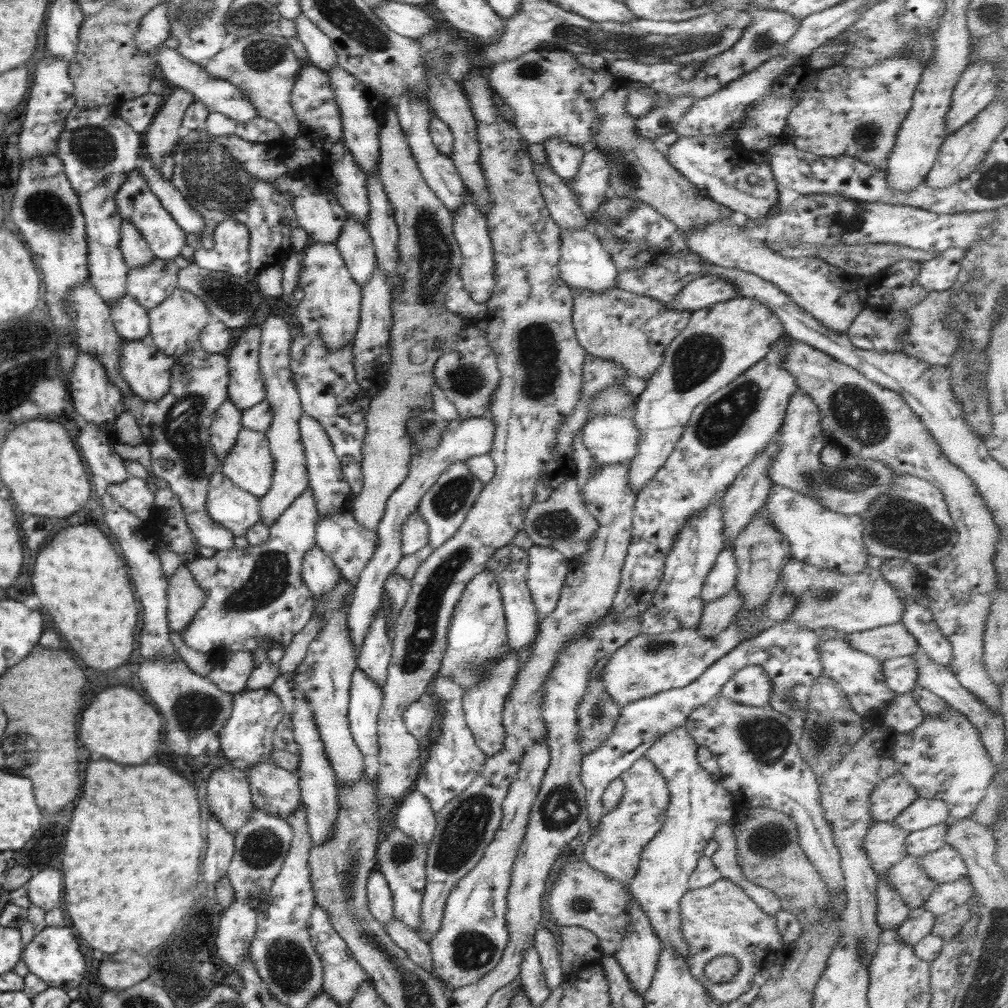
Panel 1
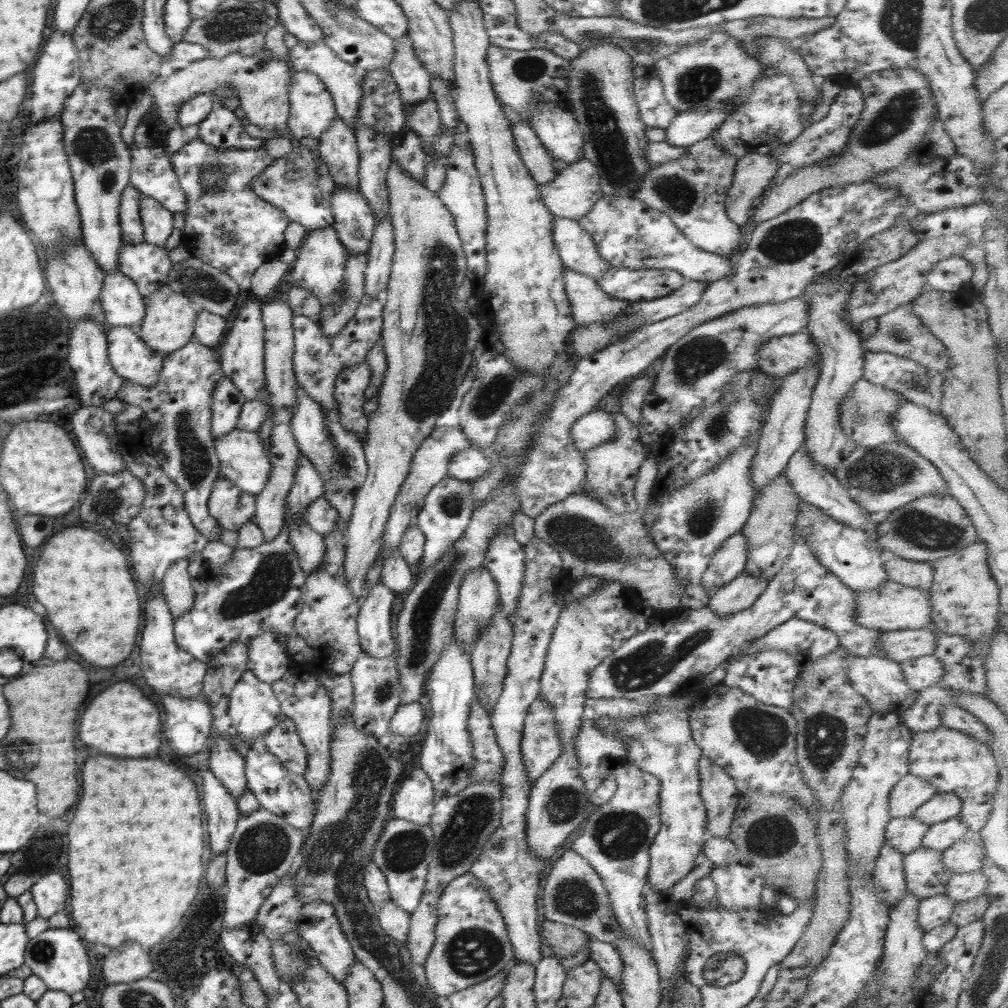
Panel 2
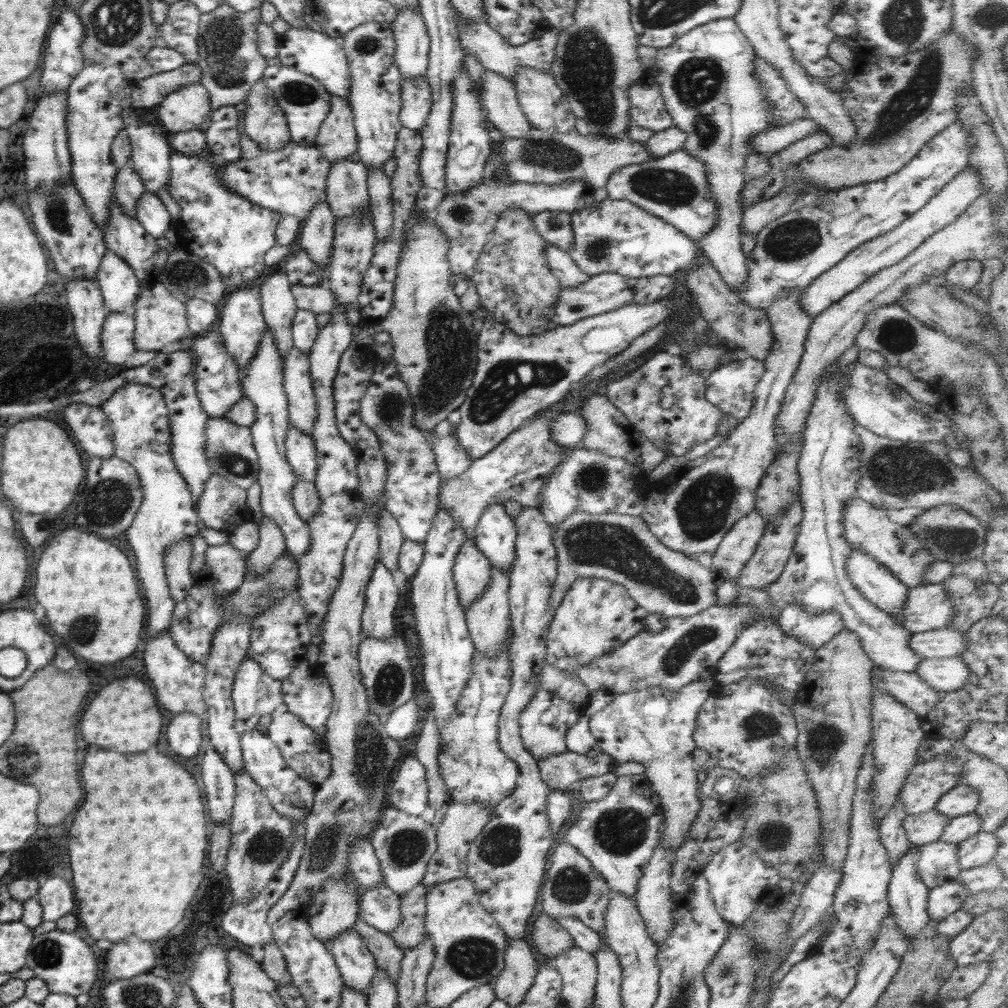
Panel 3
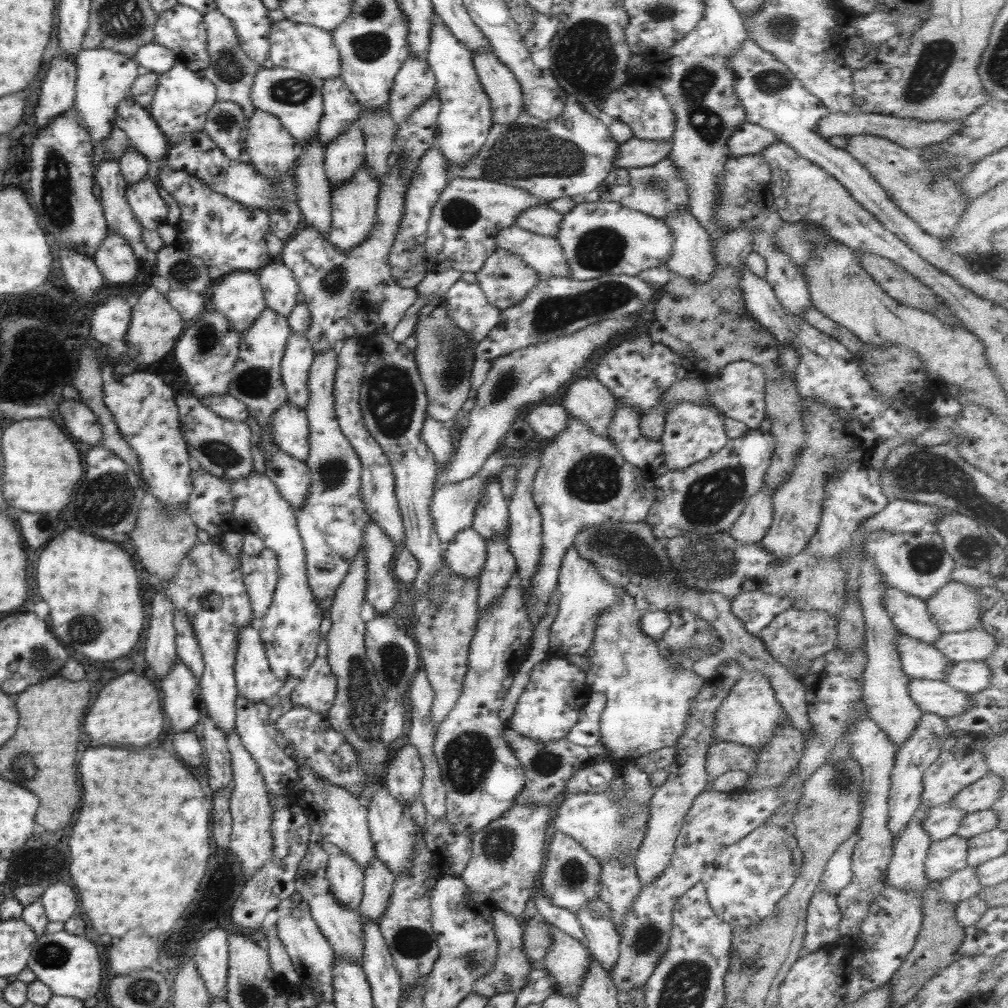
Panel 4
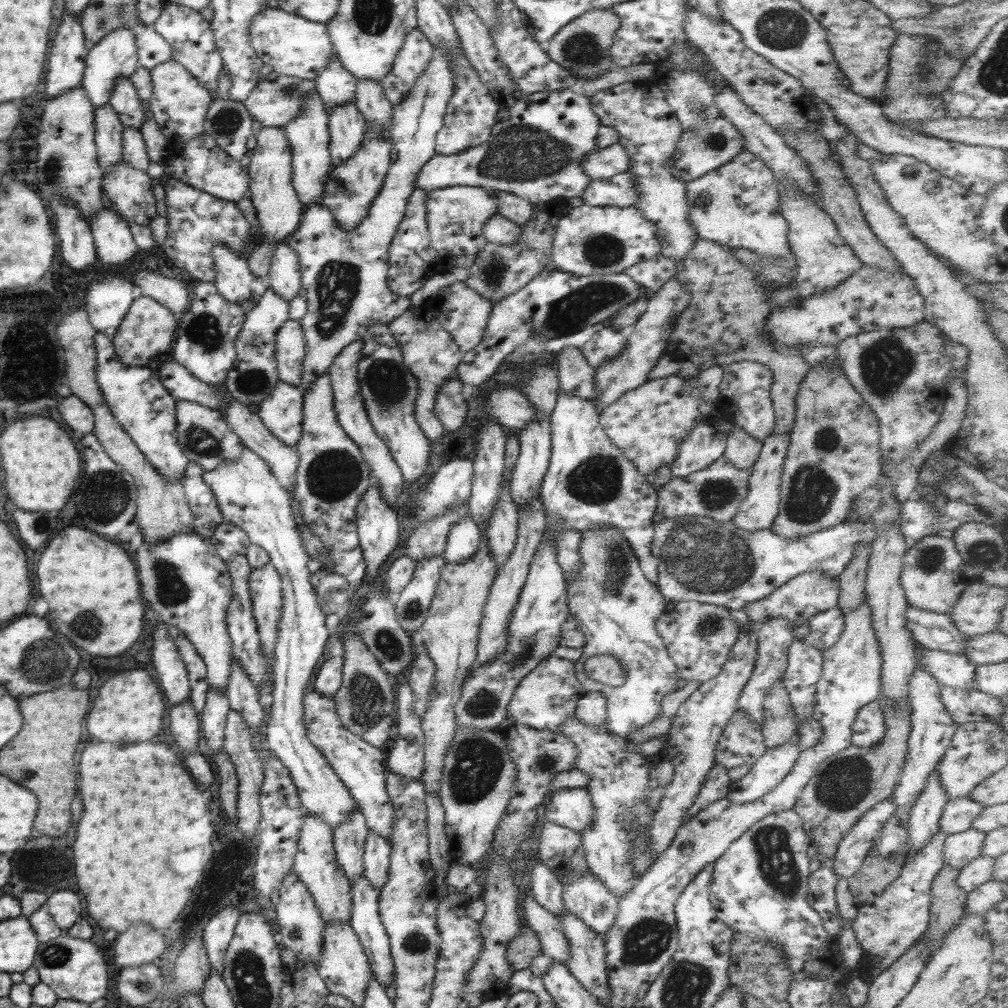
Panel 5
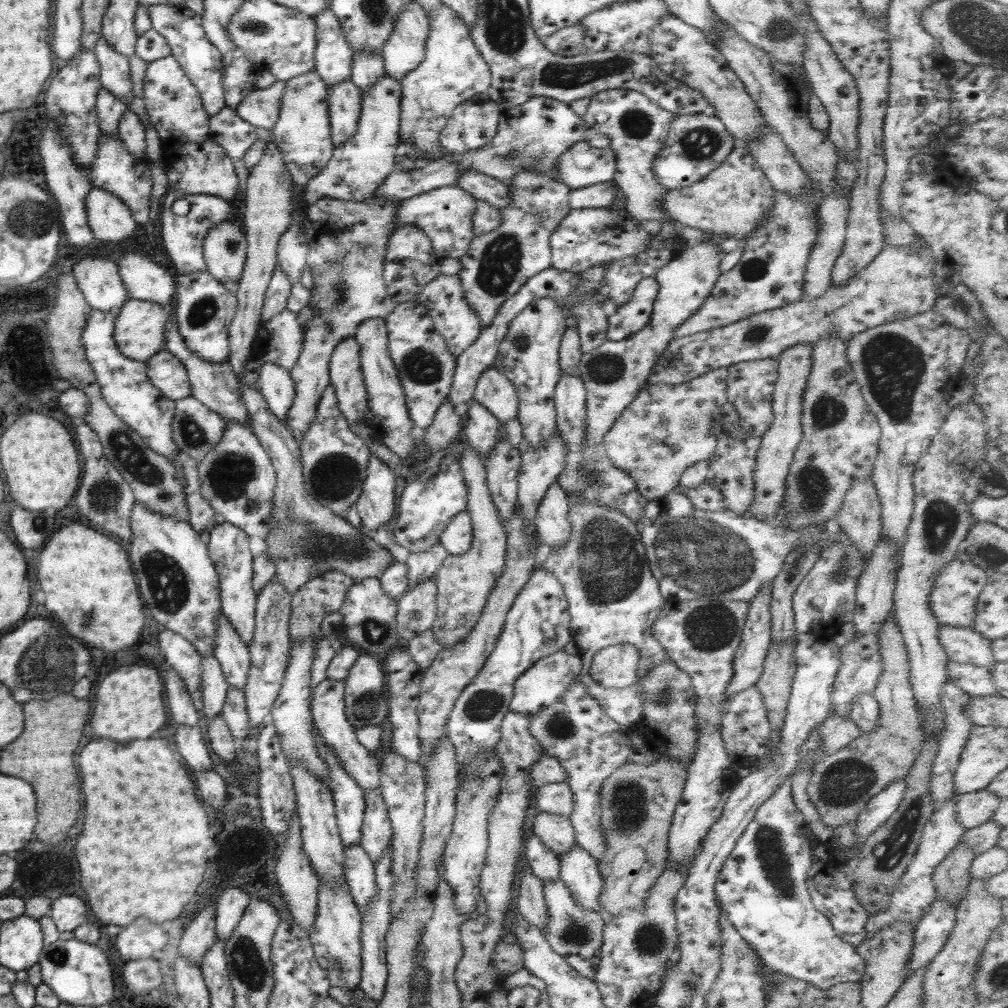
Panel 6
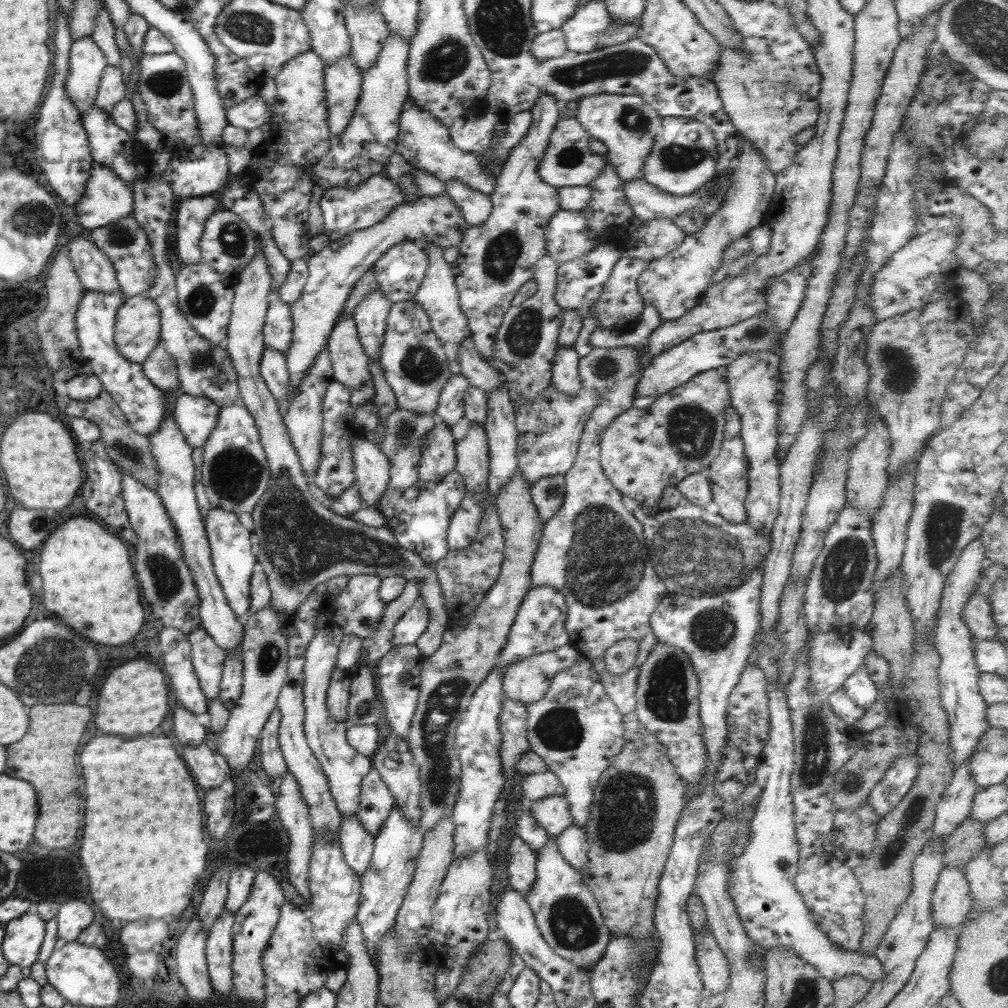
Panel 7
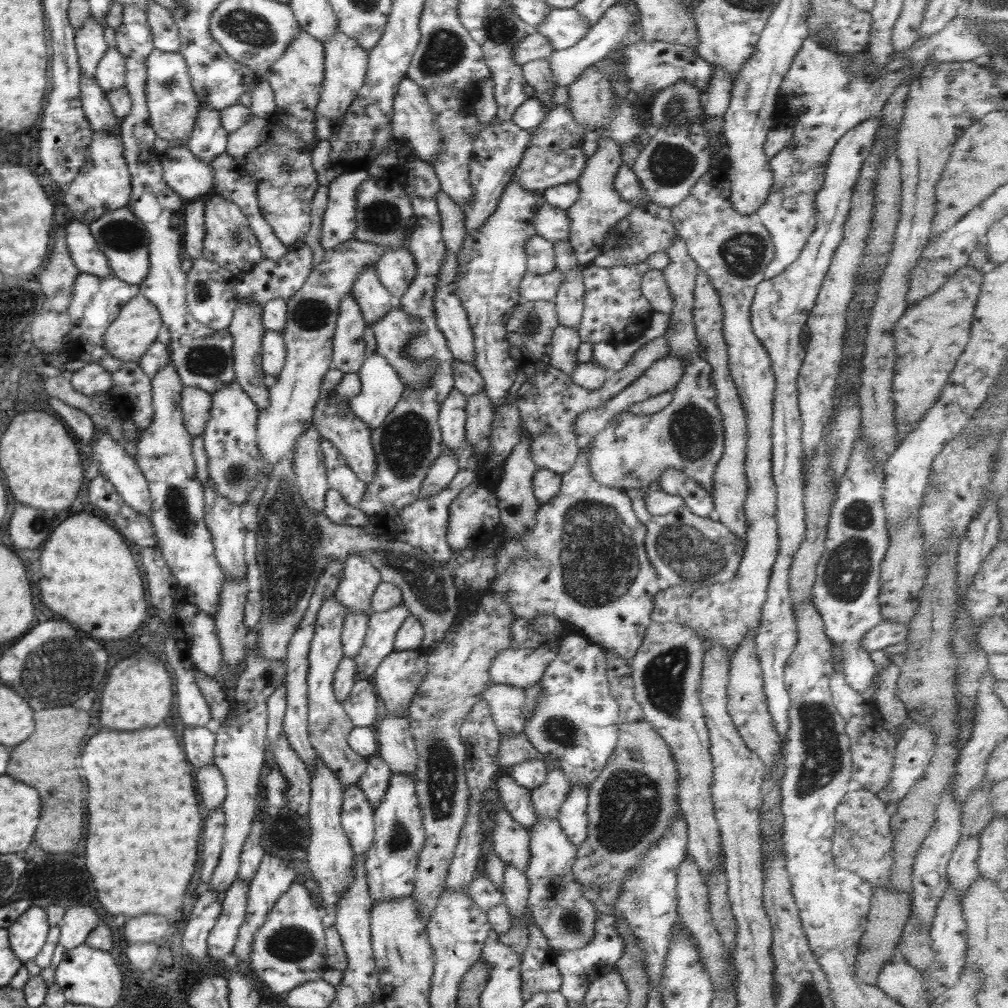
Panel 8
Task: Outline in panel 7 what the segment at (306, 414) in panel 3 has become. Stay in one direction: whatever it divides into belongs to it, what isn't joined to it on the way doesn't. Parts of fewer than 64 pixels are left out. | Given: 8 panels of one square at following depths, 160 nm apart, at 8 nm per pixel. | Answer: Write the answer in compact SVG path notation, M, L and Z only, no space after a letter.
M280 300L270 302L263 326L265 347L286 353L292 341L292 329L289 303Z

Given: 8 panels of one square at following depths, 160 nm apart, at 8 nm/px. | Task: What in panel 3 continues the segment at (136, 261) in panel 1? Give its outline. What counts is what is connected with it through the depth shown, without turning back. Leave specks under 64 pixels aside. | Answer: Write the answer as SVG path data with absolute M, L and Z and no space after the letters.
M128 164L117 171L113 191L116 201L124 209L124 215L136 217L136 204L146 190L136 171Z

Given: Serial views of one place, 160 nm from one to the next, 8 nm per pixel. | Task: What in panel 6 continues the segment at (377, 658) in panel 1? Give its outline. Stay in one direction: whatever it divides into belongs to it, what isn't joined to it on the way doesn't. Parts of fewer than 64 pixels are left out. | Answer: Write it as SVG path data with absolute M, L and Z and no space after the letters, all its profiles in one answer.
M371 454L362 492L355 502L363 524L361 528L364 531L372 533L393 519L395 488L394 471L375 454Z

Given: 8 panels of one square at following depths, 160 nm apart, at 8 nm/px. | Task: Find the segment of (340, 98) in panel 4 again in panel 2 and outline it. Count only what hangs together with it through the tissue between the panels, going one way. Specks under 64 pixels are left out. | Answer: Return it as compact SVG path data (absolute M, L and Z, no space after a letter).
M339 116L319 138L319 155L337 186L359 188L359 152L355 132Z

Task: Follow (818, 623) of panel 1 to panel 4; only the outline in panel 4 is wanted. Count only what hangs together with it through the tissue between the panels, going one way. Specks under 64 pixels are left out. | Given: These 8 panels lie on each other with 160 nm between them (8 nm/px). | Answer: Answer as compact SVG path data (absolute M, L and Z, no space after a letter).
M950 581L925 600L931 619L944 632L977 628L981 622L981 596L976 587Z

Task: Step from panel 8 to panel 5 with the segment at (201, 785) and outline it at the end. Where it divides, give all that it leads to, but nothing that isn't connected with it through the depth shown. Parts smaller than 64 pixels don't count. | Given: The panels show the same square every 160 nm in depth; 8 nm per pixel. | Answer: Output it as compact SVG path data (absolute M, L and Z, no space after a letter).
M186 700L180 706L170 708L170 730L182 750L198 752L201 736L200 720L193 710L191 700Z

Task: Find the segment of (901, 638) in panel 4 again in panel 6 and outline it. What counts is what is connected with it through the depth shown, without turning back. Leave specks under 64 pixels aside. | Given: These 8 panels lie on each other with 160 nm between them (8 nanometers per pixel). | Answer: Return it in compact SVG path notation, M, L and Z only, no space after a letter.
M948 661L946 665L947 679L952 679L964 693L974 696L1000 696L992 675L986 667L972 663Z

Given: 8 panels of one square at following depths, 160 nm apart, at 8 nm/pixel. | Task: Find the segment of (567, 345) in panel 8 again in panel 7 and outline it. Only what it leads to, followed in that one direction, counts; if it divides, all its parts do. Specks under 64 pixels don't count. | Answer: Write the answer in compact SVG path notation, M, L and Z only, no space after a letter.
M558 346L552 363L551 384L564 394L576 394L582 388L578 370L579 358L573 347Z

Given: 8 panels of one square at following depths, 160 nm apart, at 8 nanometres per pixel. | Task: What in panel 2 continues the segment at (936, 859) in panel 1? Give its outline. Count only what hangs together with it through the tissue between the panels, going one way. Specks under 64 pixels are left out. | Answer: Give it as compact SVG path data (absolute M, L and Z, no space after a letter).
M971 835L952 843L941 851L941 861L946 870L966 874L991 865L993 860L987 855L985 844L977 835Z

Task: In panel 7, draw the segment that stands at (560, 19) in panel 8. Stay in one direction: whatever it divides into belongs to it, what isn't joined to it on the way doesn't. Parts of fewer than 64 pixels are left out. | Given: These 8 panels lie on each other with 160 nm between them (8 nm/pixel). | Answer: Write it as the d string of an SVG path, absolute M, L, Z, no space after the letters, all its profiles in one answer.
M603 1L585 2L560 30L565 34L568 52L592 52L602 47L622 44L636 36L636 25L615 27Z

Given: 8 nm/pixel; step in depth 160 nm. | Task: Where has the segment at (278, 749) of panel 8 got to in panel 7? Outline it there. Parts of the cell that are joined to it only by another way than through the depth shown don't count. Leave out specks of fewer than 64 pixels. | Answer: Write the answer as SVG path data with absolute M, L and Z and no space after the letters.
M285 772L280 780L278 788L276 788L277 801L275 807L278 817L286 829L289 838L289 847L287 848L287 877L291 885L298 891L298 894L309 900L310 891L308 888L308 869L312 856L312 845L315 839L312 829L312 821L310 821L310 813L305 800L300 794L300 787L297 785L297 780L291 772Z

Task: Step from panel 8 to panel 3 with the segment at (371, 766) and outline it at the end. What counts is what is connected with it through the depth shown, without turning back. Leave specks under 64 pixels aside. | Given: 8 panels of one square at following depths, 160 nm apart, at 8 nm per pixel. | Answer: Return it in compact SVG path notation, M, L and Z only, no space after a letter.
M379 882L360 896L359 916L372 928L383 933L392 933L401 923L401 895L390 890L386 883Z

